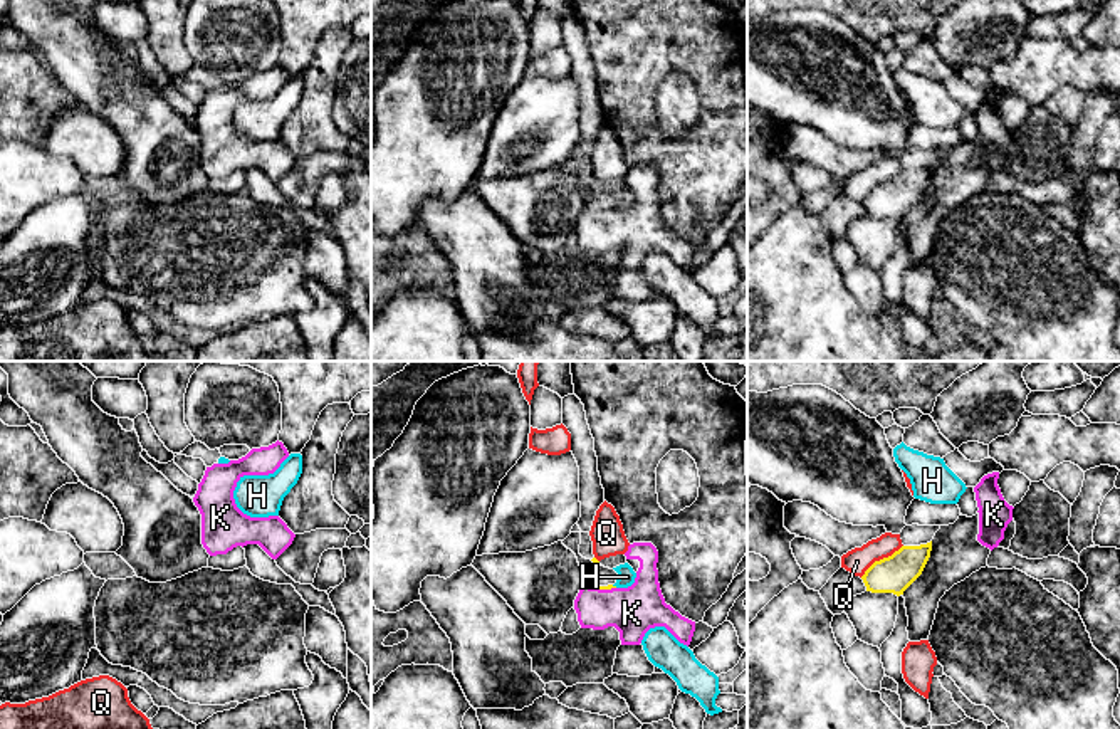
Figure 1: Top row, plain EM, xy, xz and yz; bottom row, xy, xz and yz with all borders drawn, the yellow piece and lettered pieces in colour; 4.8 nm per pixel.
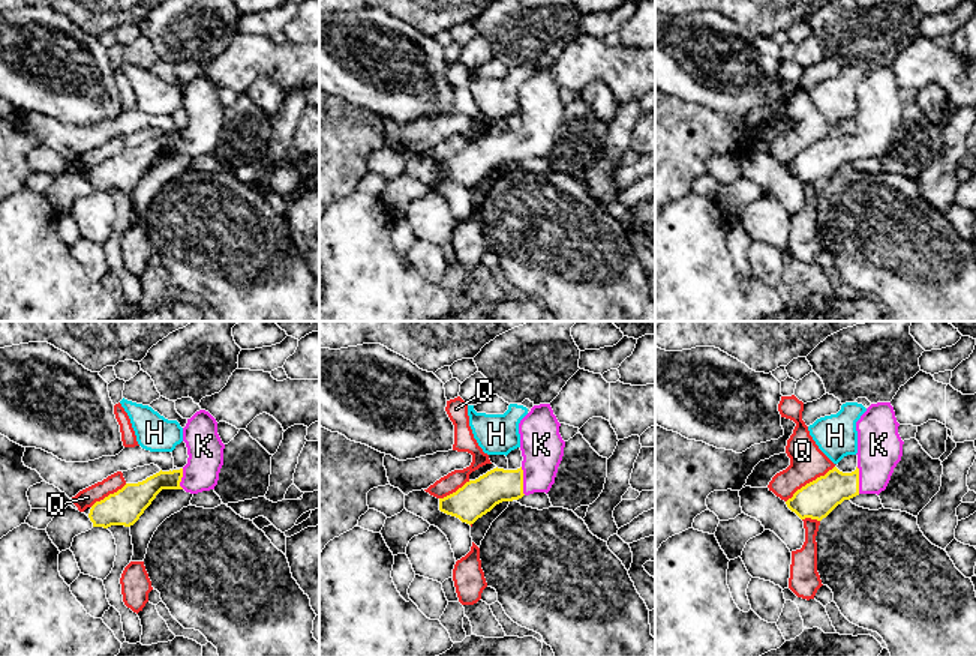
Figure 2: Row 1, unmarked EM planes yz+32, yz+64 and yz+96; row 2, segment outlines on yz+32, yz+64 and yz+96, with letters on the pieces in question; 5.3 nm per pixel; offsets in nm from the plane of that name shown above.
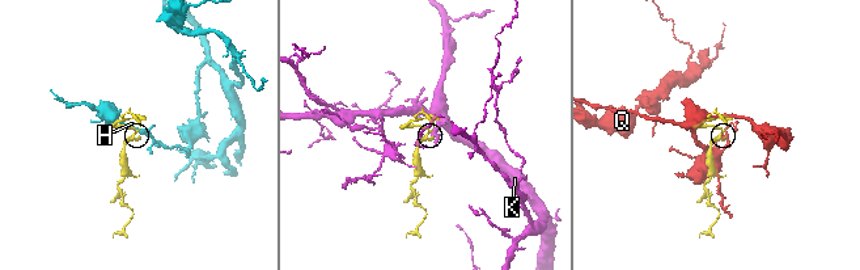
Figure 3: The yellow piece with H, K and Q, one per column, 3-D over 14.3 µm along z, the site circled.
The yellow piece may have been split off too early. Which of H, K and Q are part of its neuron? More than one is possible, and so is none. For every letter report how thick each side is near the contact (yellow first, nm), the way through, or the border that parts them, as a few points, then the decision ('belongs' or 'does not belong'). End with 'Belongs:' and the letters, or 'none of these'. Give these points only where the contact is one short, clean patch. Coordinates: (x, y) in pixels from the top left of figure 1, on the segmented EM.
H: 20/80 nm | along xz (612, 585), (617, 587) | does not belong
K: 20/240 nm | across xz (608, 587), (601, 588), (620, 607), (633, 610) | belongs
Q: 180/120 nm | does not belong
Belongs: K

